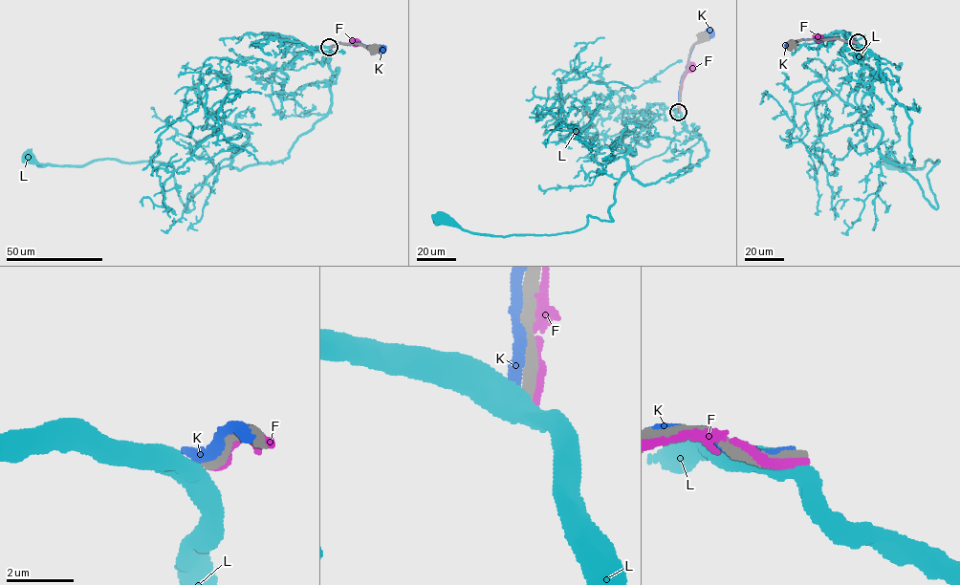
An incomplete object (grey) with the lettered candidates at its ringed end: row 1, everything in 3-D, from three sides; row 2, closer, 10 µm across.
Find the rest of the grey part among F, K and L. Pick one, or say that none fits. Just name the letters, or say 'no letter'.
no letter

